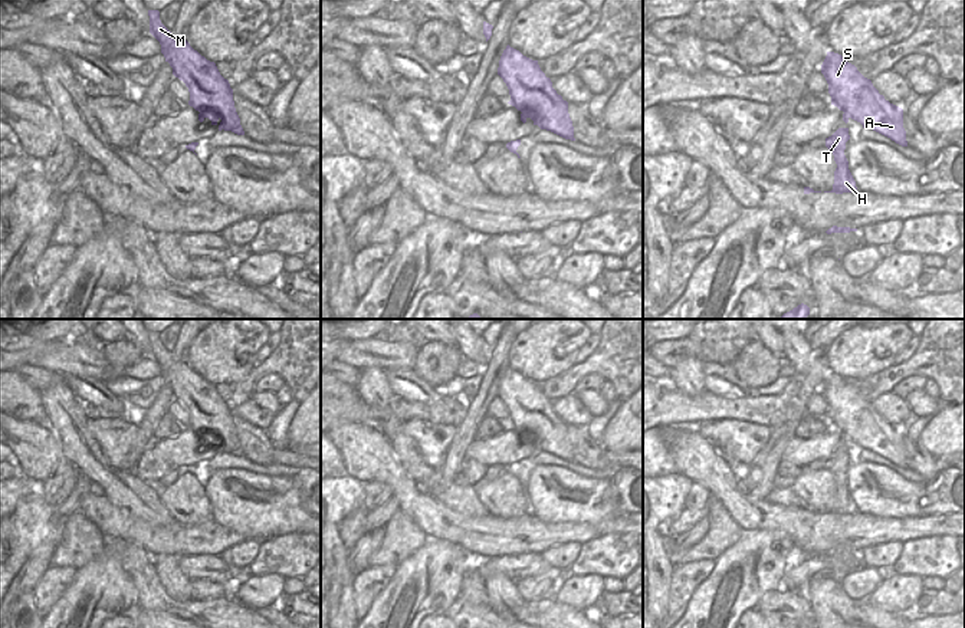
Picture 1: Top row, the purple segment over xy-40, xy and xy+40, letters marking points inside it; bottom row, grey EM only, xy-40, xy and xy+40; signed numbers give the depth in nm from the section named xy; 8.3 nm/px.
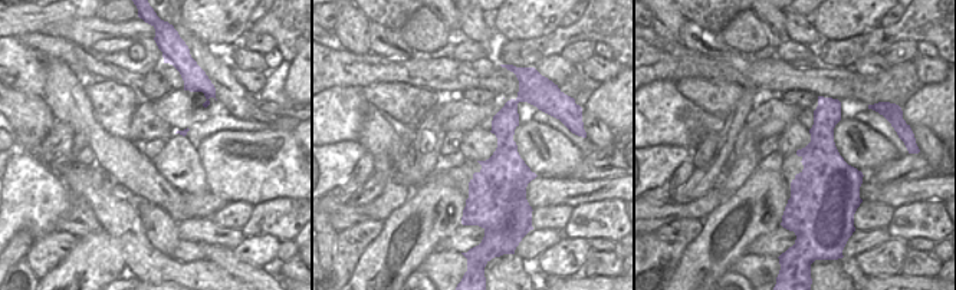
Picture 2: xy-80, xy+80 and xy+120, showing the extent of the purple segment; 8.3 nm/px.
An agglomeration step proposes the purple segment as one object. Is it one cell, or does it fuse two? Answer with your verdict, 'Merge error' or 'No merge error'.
Merge error

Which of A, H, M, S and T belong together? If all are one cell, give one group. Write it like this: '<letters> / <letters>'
A M S / H T

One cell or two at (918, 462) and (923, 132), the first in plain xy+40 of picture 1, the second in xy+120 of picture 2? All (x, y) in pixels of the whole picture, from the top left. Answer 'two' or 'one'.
one

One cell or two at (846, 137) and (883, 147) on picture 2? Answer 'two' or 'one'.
one

